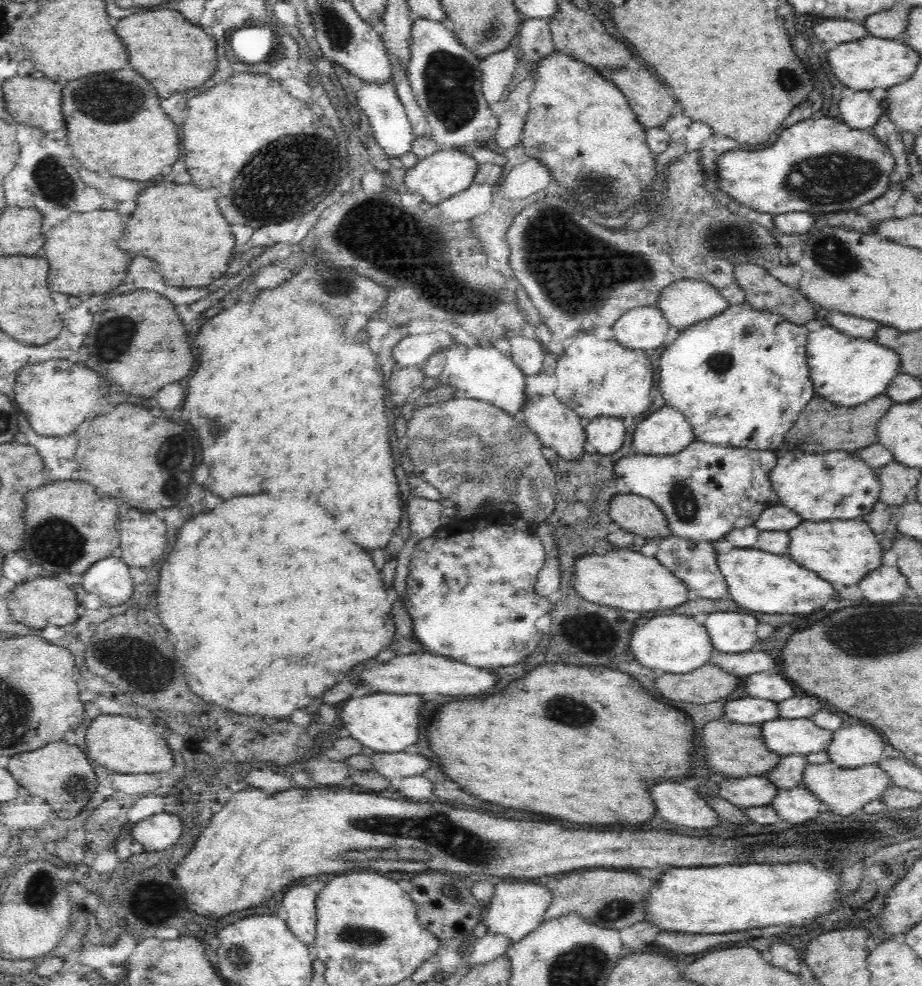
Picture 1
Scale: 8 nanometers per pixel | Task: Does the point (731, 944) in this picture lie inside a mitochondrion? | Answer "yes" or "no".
no

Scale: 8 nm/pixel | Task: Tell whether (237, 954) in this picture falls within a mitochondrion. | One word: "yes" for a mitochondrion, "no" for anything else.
yes

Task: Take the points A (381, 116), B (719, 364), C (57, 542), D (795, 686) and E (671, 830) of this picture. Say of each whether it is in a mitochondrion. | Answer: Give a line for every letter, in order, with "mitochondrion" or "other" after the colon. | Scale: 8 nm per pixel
A: other
B: mitochondrion
C: mitochondrion
D: other
E: other

